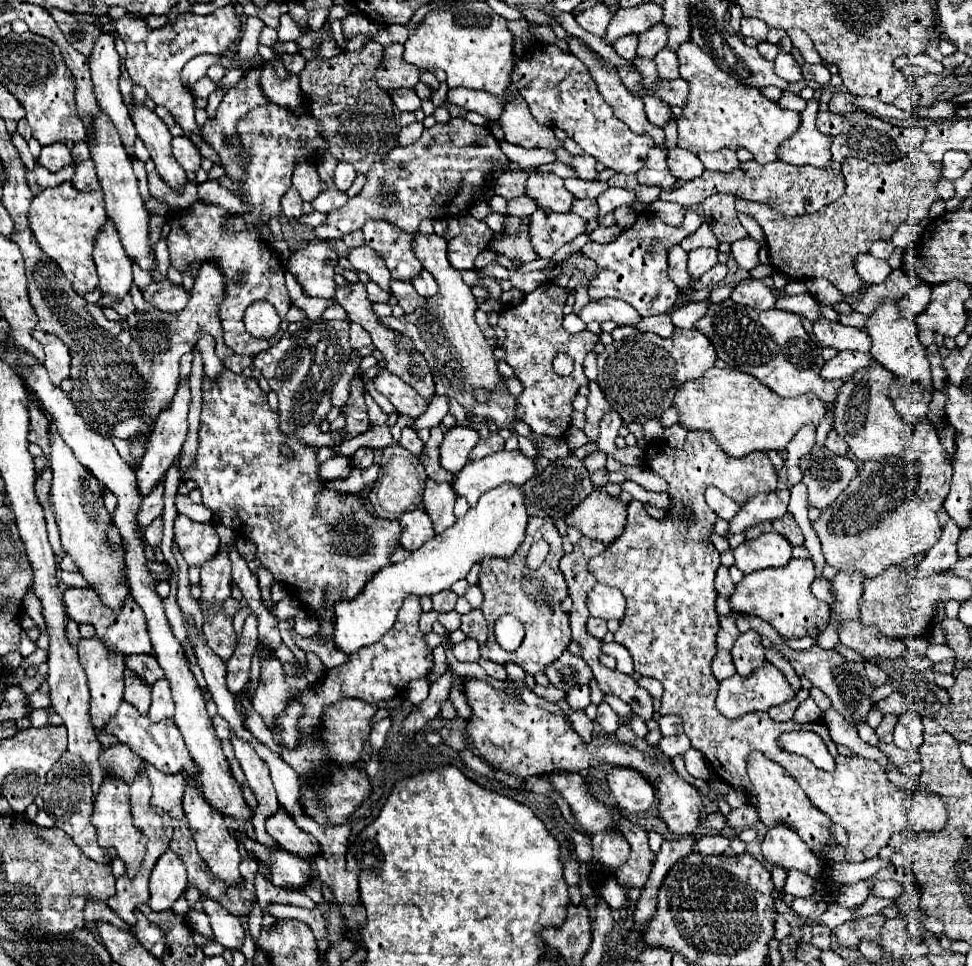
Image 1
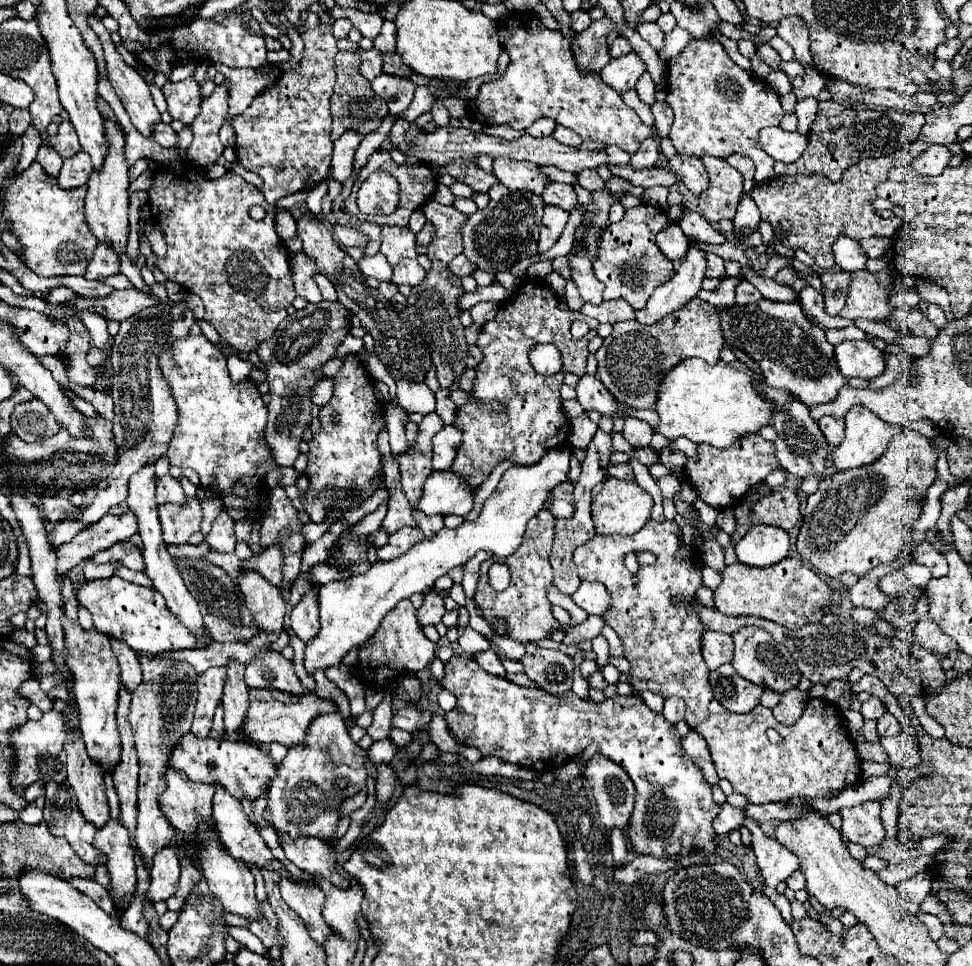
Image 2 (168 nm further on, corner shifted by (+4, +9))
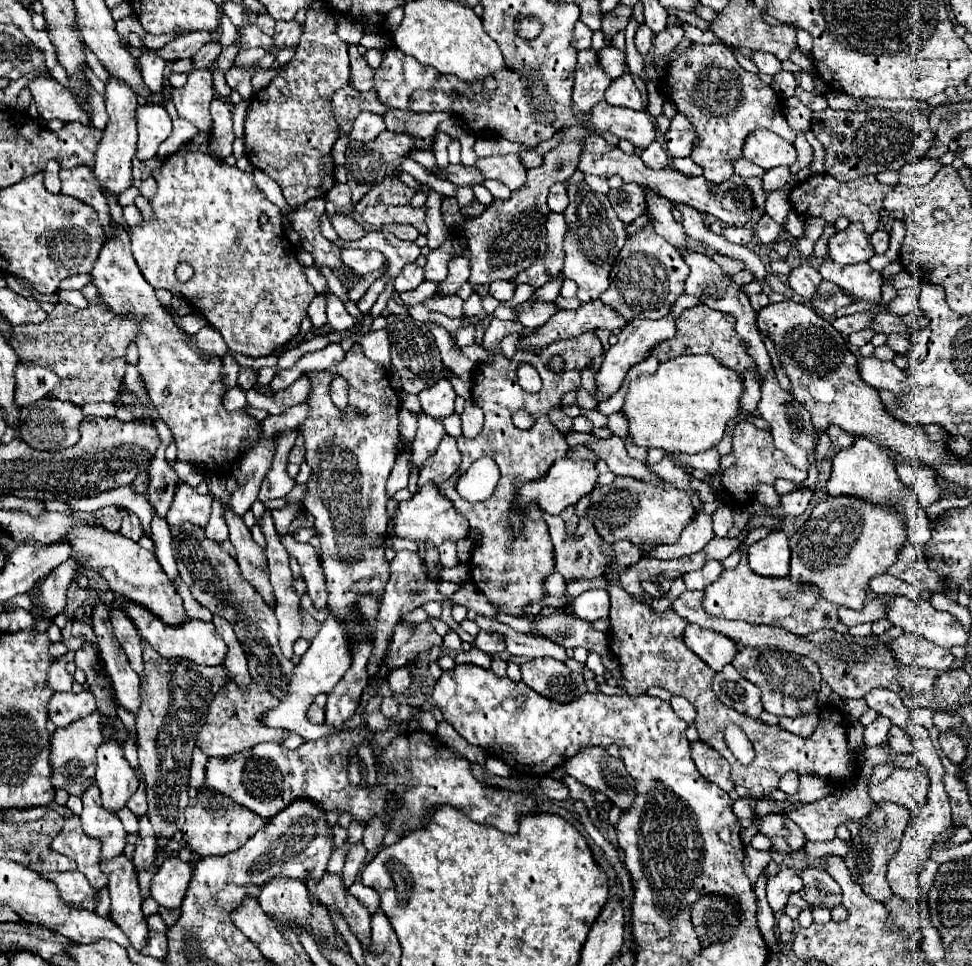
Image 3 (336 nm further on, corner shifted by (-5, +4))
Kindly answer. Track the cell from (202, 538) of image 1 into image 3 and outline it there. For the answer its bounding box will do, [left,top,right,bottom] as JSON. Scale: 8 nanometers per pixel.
[168,480,212,526]

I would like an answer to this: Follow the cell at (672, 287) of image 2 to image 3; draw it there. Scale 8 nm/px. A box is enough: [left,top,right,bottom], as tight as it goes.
[594,314,676,402]

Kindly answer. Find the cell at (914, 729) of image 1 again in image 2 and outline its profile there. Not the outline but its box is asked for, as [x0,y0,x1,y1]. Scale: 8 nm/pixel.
[881,731,921,769]

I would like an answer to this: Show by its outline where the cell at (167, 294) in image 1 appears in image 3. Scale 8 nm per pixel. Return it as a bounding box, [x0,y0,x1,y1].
[6,298,138,406]

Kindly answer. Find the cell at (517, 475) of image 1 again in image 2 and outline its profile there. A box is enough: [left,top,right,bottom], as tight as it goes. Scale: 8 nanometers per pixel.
[419,469,477,515]

